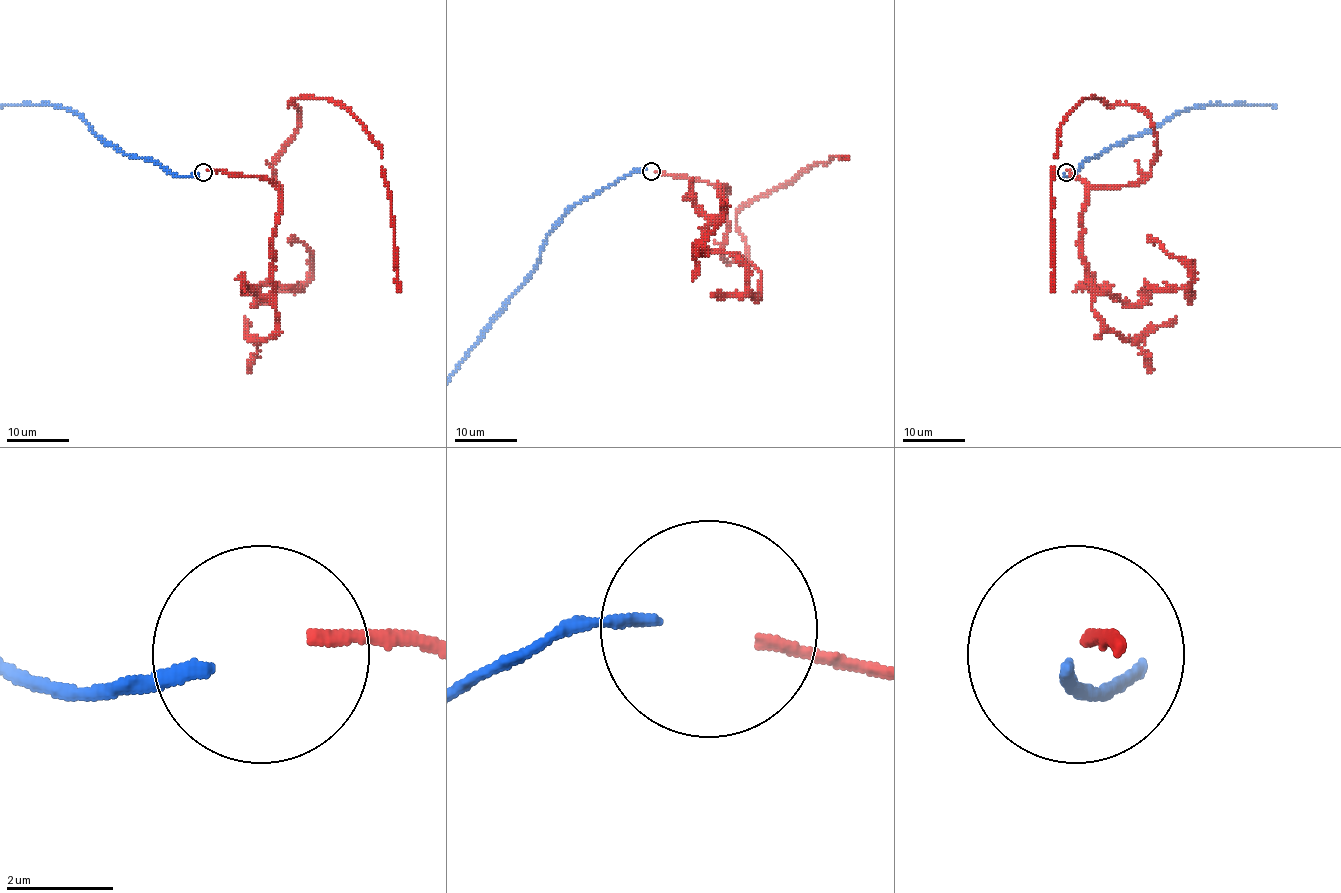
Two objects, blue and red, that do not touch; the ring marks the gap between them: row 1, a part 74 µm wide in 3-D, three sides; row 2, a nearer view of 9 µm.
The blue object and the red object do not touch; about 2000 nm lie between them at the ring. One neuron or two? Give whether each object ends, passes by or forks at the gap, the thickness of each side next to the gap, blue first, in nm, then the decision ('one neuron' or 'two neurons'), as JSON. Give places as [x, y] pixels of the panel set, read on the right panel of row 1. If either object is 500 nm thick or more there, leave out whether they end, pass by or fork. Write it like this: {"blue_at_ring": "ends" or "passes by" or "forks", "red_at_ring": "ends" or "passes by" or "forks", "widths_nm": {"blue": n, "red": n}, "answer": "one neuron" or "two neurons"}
{"blue_at_ring": "ends", "red_at_ring": "ends", "widths_nm": {"blue": 240, "red": 200}, "answer": "one neuron"}

